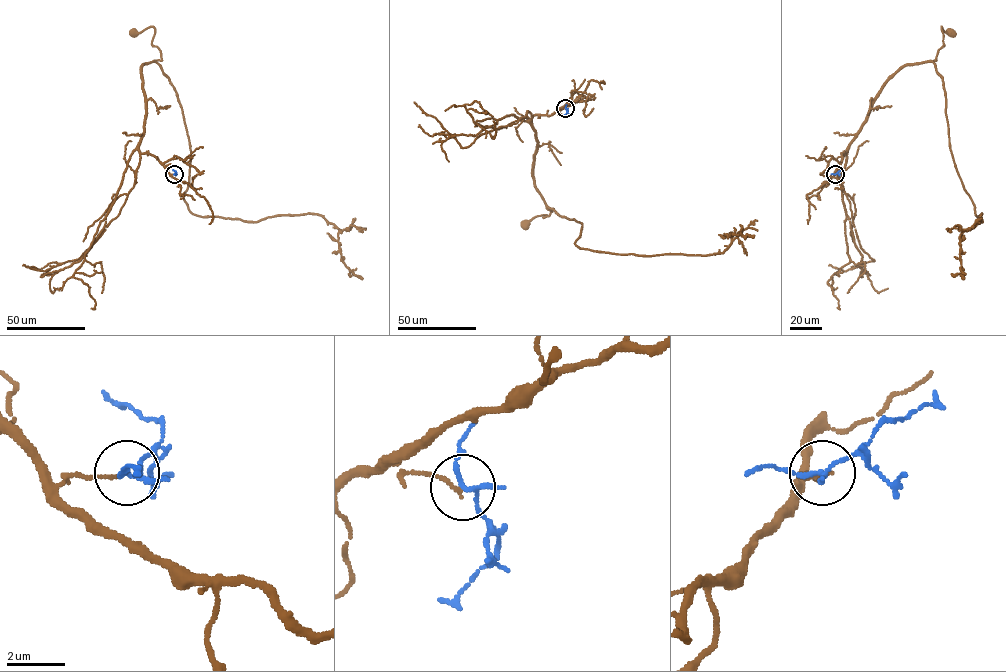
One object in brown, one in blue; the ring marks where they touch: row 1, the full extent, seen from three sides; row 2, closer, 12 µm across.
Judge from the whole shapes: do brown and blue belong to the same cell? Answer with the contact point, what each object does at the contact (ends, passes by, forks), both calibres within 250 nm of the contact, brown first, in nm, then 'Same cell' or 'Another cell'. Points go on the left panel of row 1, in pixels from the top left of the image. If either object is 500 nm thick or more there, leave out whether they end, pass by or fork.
Place: (174, 174). At the ring brown ends. At the ring blue forks. Thickness 130 nm (brown) against 130 nm. Same cell

